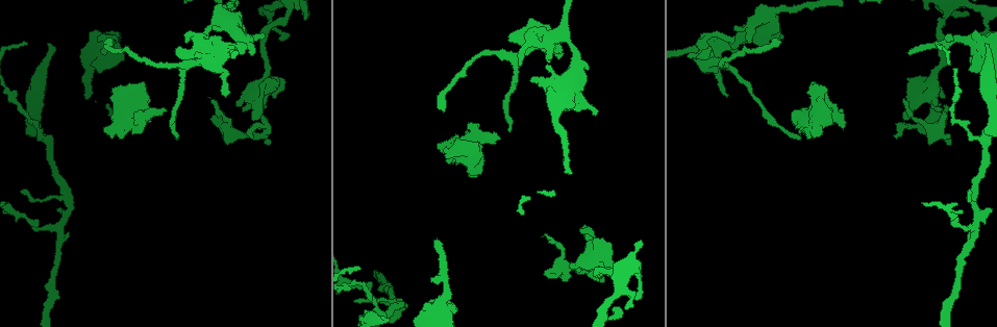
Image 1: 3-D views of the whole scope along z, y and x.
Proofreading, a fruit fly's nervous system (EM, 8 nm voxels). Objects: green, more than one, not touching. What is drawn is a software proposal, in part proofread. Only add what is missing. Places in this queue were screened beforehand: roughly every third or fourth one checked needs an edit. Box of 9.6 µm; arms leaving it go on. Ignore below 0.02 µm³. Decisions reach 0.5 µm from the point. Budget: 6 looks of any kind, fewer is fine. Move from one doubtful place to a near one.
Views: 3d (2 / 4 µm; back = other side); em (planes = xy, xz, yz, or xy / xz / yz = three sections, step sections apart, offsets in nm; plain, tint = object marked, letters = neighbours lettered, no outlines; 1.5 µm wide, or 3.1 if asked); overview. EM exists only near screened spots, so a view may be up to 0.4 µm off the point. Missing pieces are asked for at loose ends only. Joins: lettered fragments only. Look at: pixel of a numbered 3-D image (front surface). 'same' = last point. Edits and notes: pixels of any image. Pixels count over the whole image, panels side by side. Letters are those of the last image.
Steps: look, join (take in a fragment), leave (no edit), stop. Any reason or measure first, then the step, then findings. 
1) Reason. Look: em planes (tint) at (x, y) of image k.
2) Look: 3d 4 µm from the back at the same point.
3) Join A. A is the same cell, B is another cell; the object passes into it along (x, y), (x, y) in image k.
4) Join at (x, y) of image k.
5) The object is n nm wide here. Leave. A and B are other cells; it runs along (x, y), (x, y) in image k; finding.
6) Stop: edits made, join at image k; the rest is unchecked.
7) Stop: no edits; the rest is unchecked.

Branch stops here. Look: 3d 2 µm from the back at (103, 129) of image 1.

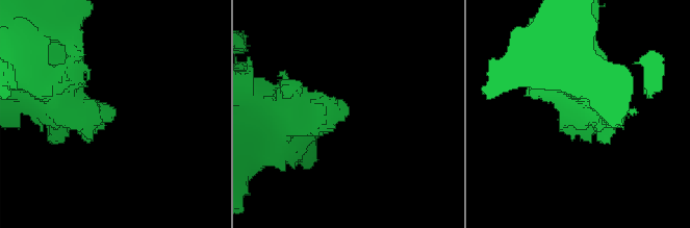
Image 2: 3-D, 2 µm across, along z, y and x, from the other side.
Shape alone is not enough. Look: em planes (letters) at (116, 112) of image 2.

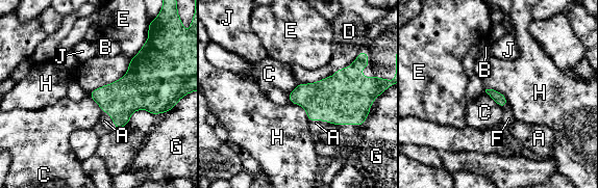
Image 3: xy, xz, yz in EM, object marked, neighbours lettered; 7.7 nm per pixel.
Join at (104, 121) of image 3. A is the same cell, B, C, D, E, F, G, H and J are other cells; the object passes into it along (121, 99), (110, 117), (104, 121) in image 3; the neuron continues.

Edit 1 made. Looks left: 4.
Look: overview.

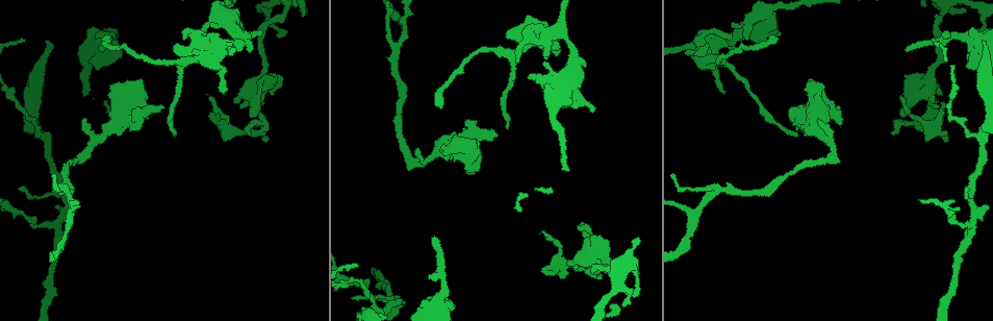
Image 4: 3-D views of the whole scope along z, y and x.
Free end. Look: em yz step 8 (letters) at (777, 34) of image 4.

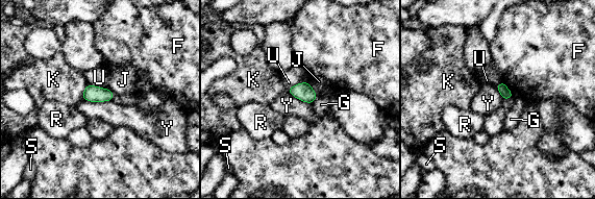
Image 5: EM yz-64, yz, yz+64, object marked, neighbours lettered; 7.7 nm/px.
Look: em xy step 4 (letters) at the same point.

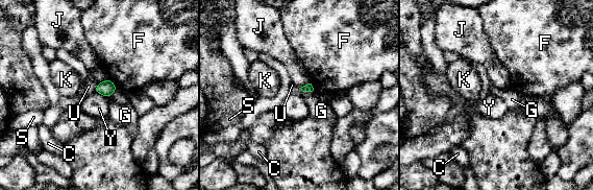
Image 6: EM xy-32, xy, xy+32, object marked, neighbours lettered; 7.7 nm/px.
Leave. C, F, G, J, K, S, U and Y are other cells; a border runs along (95, 92), (107, 97) in image 6; no lettered fragment goes on from it.

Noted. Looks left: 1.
Free end. Look: em planes (letters) at (906, 50) of image 4.

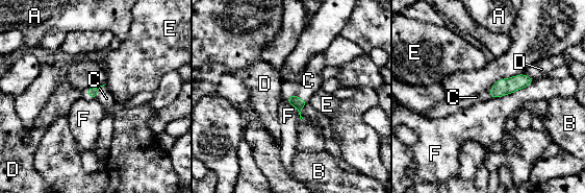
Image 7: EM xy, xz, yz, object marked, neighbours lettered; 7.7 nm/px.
Join at (308, 80) of image 7. C is the same cell, A, B, D, E and F are other cells; the object passes into it along (299, 103), (304, 99), (308, 80) in image 7; the neuron continues.

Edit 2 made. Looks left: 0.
Stop: edits made, join at image 3, join at image 7; the rest is unchecked.

